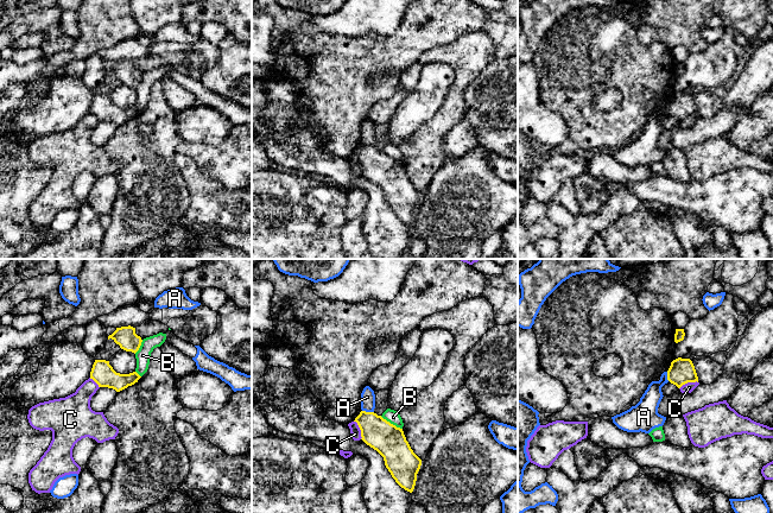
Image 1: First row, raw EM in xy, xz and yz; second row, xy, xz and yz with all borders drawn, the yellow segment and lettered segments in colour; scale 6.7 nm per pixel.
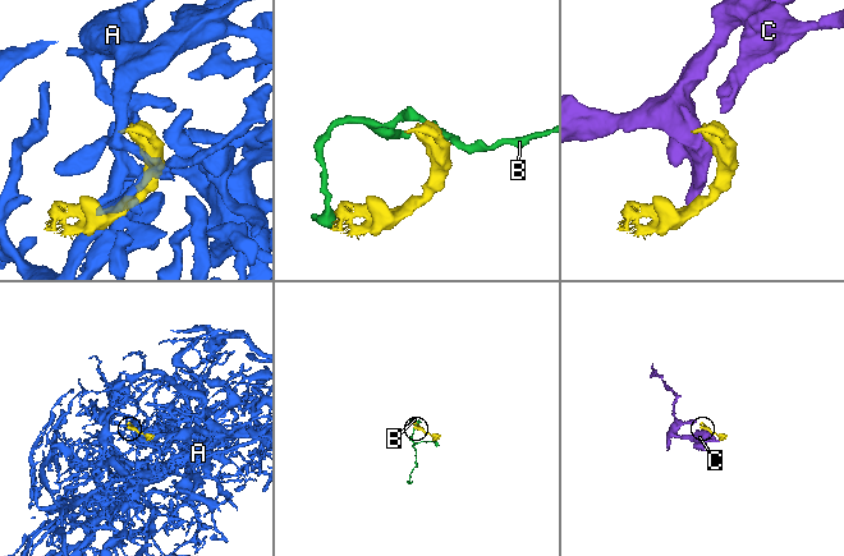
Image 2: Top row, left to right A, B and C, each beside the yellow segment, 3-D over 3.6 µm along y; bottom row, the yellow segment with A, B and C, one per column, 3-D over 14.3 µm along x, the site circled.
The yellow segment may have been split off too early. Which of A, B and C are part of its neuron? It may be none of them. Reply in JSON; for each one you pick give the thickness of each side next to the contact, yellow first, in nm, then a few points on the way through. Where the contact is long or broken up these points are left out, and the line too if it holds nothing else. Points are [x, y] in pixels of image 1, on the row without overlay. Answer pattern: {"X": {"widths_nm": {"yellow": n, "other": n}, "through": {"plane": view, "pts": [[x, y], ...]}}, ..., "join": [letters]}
{"join": []}

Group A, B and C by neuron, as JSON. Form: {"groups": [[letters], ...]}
{"groups": [["A"], ["B"], ["C"]]}

